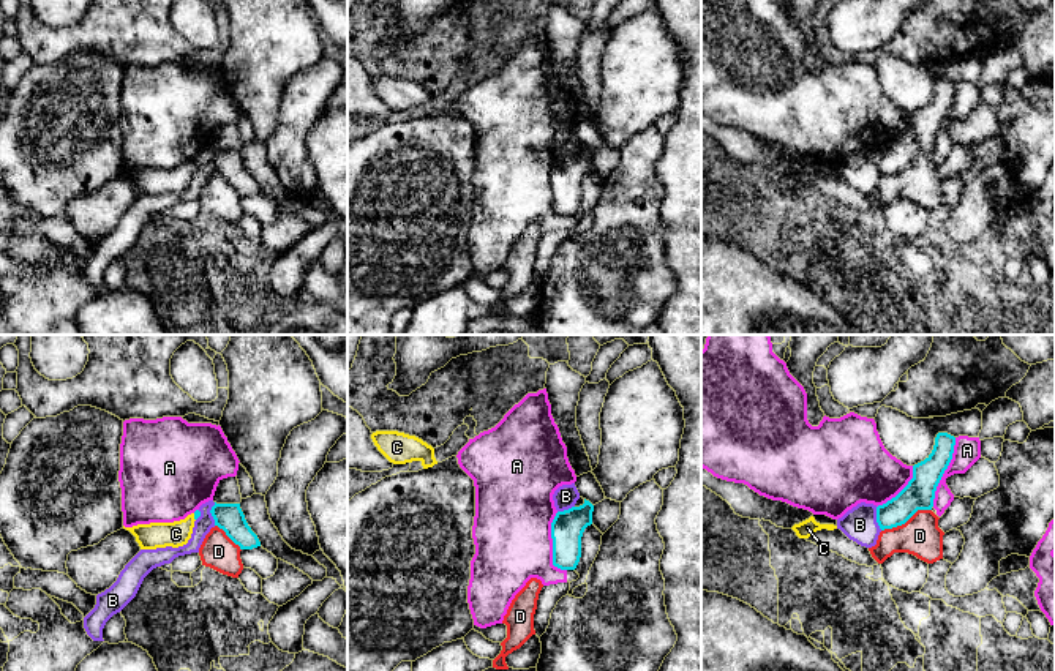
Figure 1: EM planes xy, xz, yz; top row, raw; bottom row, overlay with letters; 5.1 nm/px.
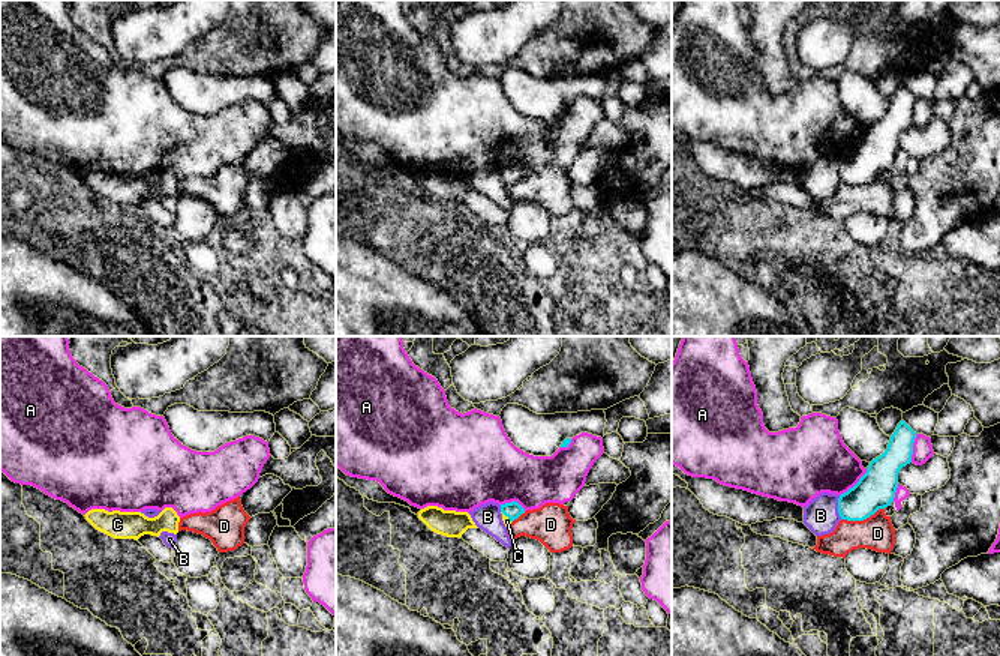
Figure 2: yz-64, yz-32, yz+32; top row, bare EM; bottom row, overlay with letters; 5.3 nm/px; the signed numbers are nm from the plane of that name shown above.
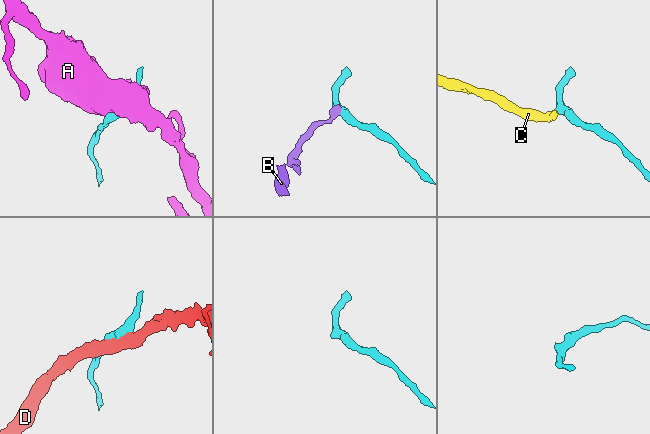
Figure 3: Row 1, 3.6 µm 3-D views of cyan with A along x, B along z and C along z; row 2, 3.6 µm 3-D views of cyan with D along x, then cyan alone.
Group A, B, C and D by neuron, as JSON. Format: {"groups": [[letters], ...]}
{"groups": [["A"], ["B"], ["C"], ["D"]]}

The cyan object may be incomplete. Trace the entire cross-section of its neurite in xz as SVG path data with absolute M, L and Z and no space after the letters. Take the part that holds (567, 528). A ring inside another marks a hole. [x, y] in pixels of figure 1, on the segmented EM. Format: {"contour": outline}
{"contour": "M584 499L580 507L558 512L551 523L553 565L561 570L575 570L581 557L581 537L592 524L594 505Z"}

